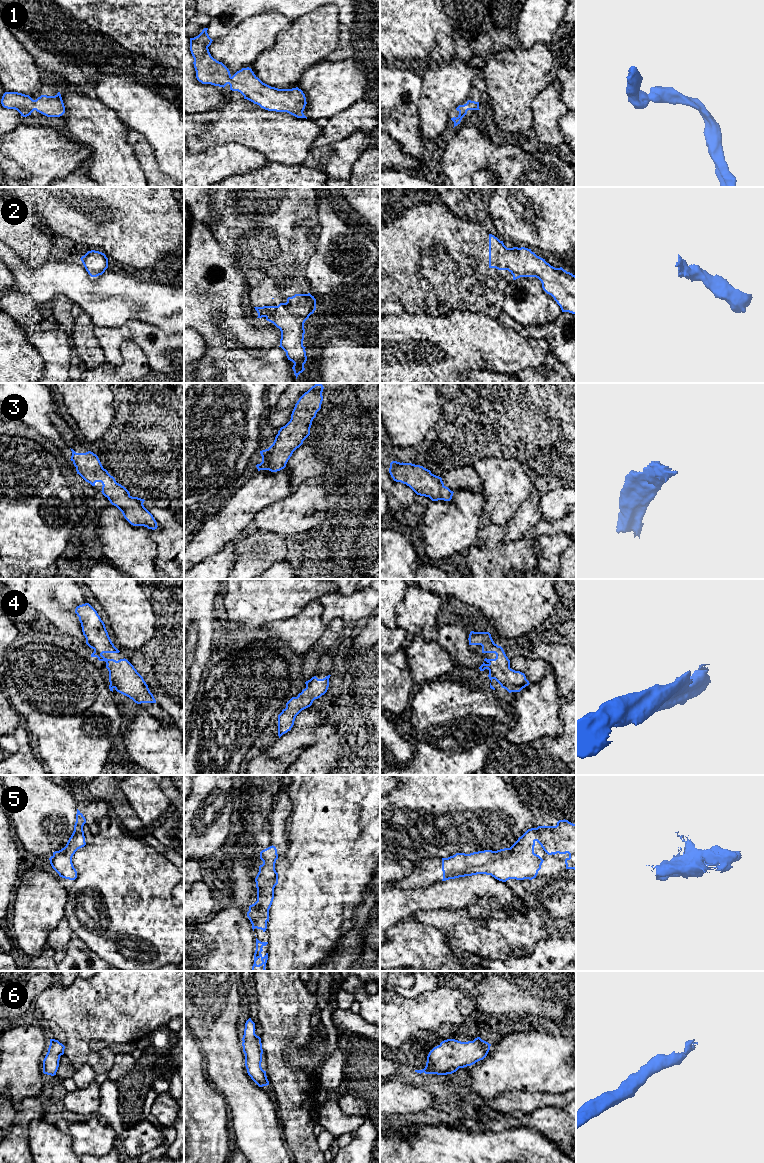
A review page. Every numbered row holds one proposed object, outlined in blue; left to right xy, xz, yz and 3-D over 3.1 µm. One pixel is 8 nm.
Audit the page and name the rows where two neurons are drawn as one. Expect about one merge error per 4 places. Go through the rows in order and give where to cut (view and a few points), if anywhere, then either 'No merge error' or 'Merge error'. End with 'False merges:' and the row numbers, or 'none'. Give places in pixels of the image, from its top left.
1: No split. No merge error
2: No split. No merge error
3: No split. No merge error
4: No split. No merge error
5: No split. No merge error
6: No split. No merge error
False merges: none

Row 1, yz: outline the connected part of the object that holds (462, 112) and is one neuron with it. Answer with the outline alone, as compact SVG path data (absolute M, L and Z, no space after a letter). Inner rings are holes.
M468 100L466 104L459 105L456 110L459 112L459 115L456 118L451 118L451 120L454 122L454 127L460 124L462 118L467 114L468 110L480 110L479 102Z

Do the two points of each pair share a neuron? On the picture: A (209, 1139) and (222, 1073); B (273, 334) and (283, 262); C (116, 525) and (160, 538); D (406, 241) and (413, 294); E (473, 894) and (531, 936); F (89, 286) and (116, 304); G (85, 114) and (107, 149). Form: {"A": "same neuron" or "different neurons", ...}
{"A": "different neurons", "B": "different neurons", "C": "different neurons", "D": "same neuron", "E": "different neurons", "F": "same neuron", "G": "same neuron"}

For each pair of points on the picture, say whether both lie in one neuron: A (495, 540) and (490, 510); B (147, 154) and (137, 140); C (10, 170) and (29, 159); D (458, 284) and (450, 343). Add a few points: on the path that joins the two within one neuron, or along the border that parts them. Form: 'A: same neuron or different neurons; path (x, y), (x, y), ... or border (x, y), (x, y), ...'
A: different neurons; border (485, 521), (505, 525)
B: same neuron; path (144, 151), (139, 143)
C: different neurons; border (10, 158), (30, 176)
D: different neurons; border (477, 313), (451, 311), (446, 314), (431, 316)

